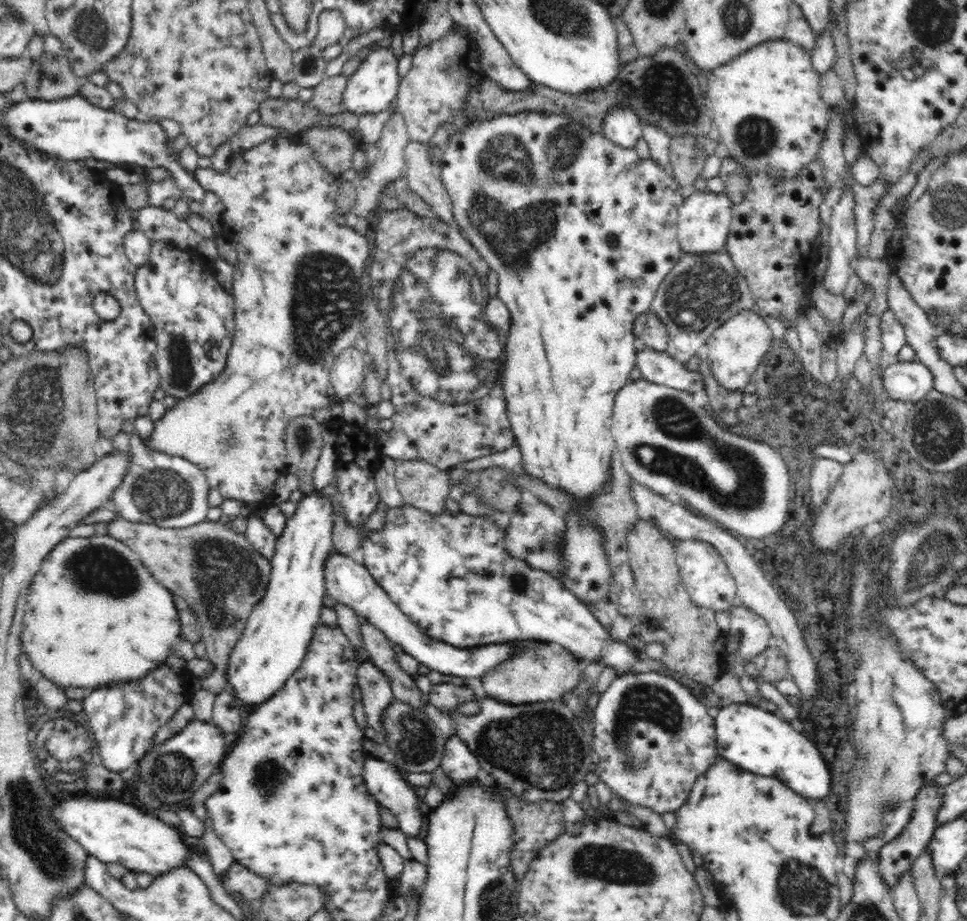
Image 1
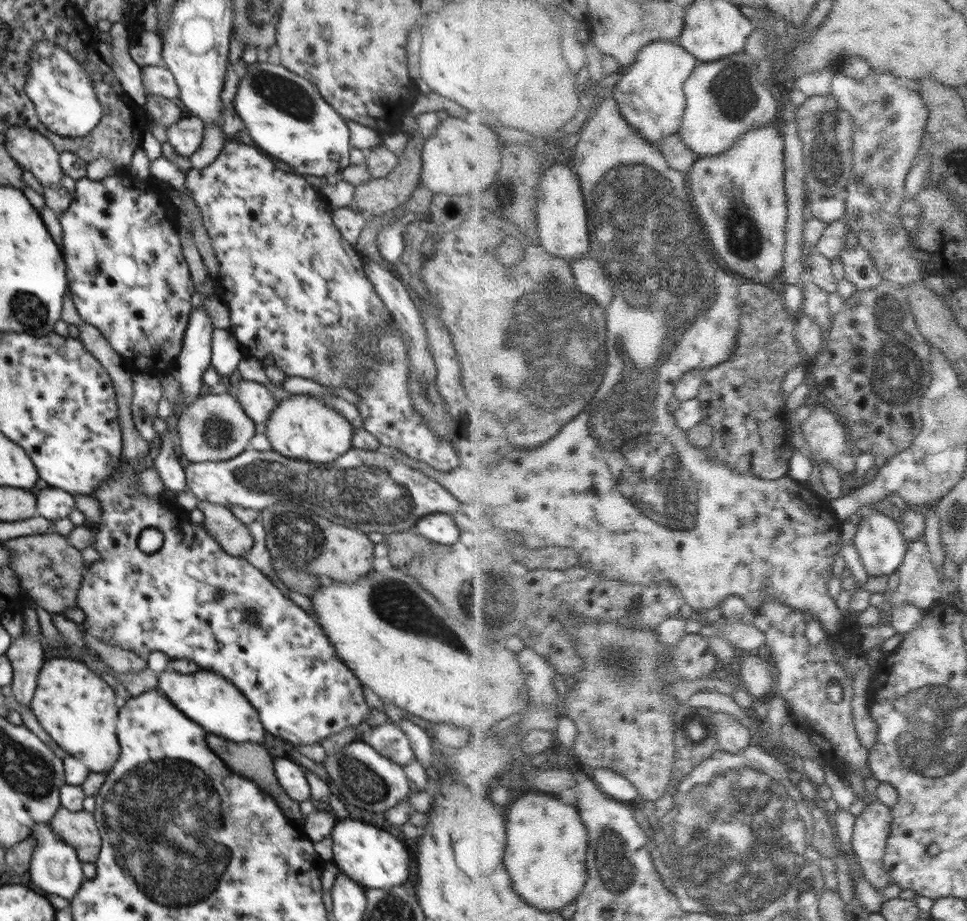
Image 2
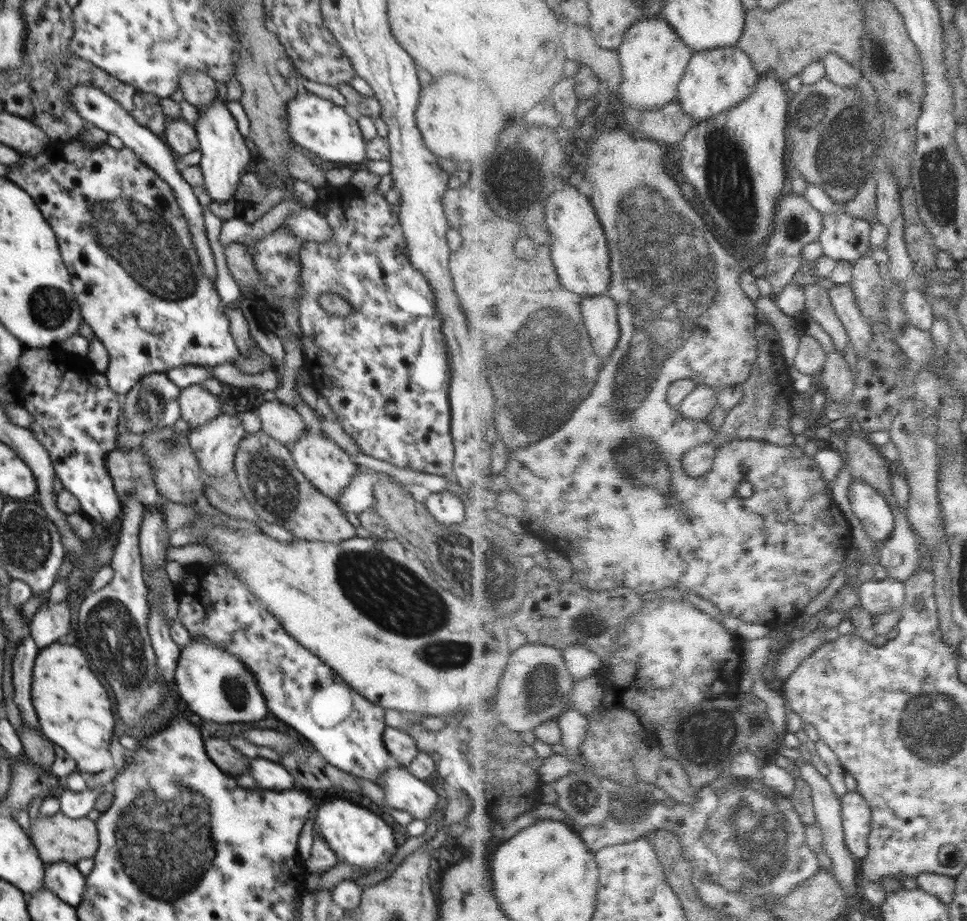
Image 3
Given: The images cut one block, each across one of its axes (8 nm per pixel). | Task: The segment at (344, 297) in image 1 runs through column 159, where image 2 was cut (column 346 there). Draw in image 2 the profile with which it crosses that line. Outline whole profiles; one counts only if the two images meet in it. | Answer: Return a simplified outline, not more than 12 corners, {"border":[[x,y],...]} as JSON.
{"border":[[320,399],[282,400],[262,428],[273,451],[332,463],[353,426]]}

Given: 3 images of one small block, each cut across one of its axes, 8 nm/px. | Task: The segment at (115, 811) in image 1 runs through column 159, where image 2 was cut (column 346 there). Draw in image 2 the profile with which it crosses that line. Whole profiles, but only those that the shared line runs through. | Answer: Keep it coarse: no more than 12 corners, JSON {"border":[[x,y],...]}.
{"border":[[361,819],[329,841],[339,873],[363,888],[402,886],[404,842]]}

